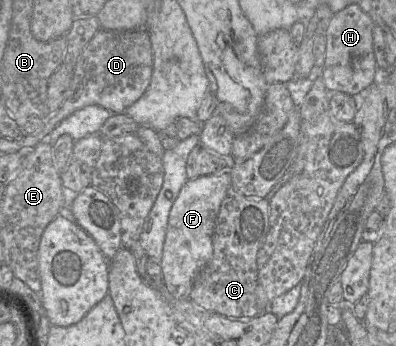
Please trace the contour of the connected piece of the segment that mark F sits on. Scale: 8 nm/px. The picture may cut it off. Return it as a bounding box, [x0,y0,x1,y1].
[160,170,231,298]

